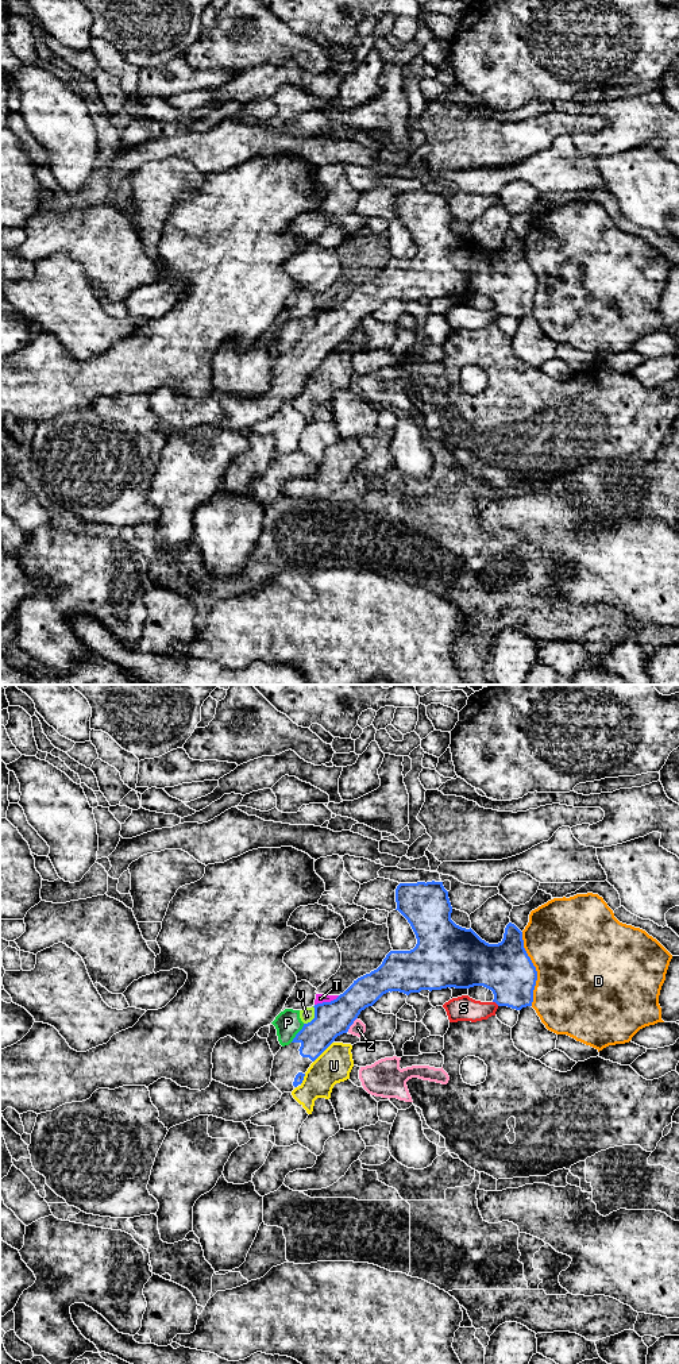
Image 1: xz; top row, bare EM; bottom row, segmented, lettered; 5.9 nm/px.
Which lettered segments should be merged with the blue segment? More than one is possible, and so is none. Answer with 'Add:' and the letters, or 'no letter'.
Add: no letter

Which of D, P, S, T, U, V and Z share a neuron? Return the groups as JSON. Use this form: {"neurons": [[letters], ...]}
{"neurons": [["D"], ["P", "V", "Z"], ["S"], ["T"], ["U"]]}

